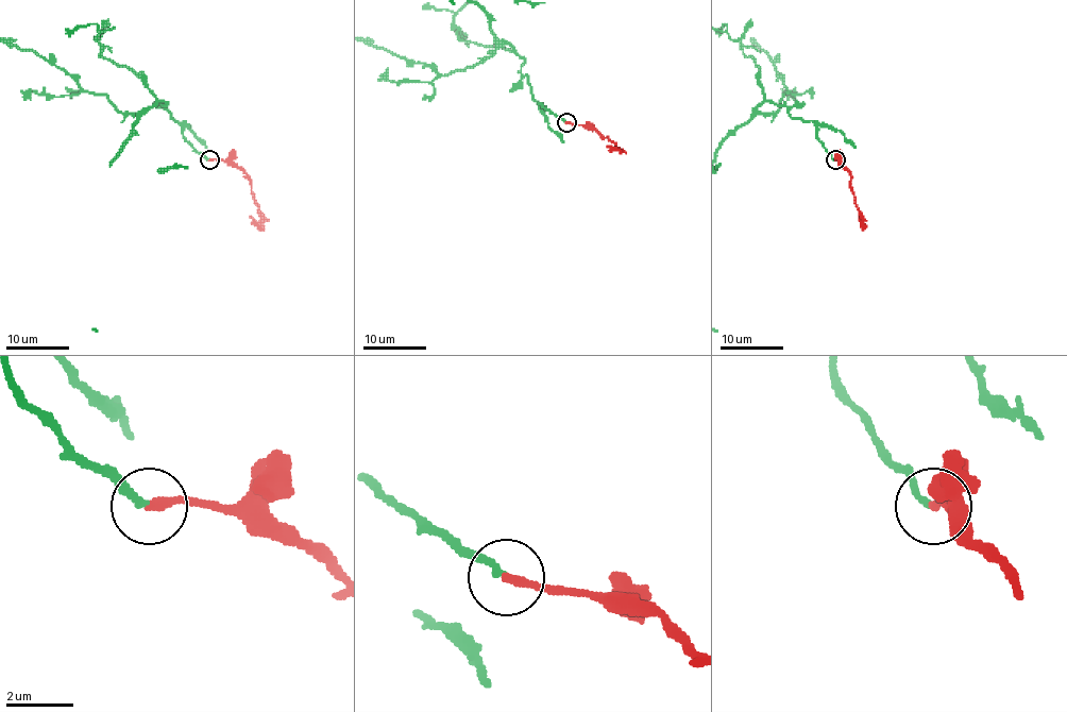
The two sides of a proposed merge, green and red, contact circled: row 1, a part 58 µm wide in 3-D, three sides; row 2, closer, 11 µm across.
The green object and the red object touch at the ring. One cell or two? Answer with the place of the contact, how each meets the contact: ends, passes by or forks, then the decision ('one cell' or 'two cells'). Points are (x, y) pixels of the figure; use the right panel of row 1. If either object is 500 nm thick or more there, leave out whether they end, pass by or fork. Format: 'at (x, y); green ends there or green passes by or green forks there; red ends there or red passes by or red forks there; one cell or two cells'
at (835, 159); green ends there; red ends there; one cell

